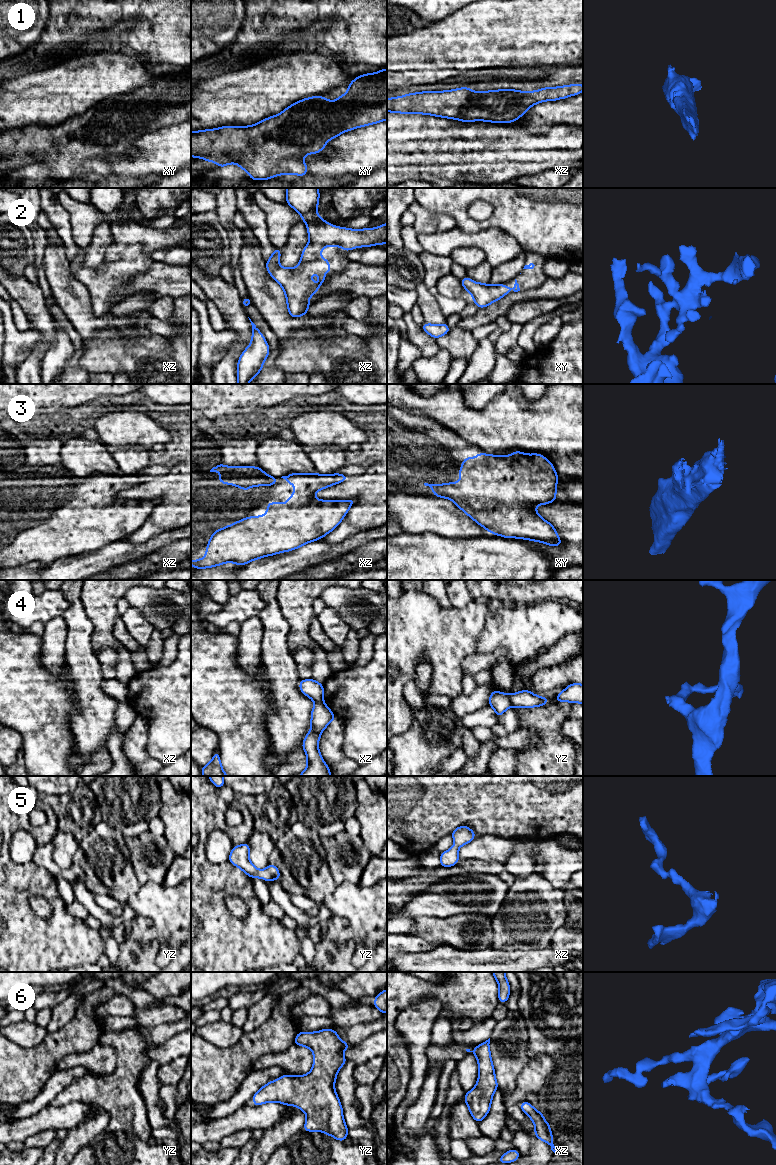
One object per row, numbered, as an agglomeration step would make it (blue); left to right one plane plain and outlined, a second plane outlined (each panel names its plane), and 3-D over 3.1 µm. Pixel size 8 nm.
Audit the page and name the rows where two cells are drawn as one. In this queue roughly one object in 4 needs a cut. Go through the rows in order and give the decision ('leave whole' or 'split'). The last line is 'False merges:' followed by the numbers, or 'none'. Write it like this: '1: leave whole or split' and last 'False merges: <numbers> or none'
1: leave whole
2: leave whole
3: leave whole
4: split
5: leave whole
6: leave whole
False merges: 4

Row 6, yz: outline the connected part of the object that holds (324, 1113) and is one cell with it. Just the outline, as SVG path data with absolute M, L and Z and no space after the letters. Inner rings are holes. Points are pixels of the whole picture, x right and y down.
M322 1029L318 1032L298 1032L294 1044L308 1047L313 1052L314 1062L311 1071L300 1076L285 1074L274 1081L268 1082L253 1095L253 1106L267 1102L279 1102L286 1106L298 1107L306 1113L304 1131L321 1131L343 1142L348 1137L348 1128L343 1119L343 1109L334 1084L339 1069L348 1062L343 1056L343 1052L351 1045L343 1042L335 1029Z

